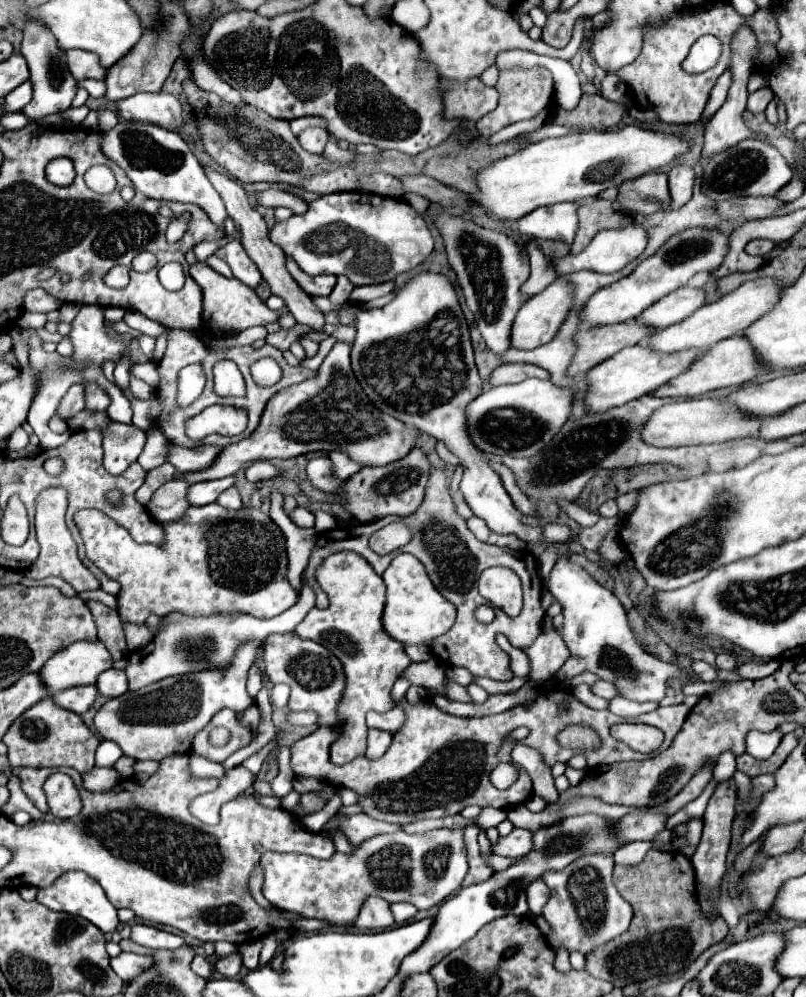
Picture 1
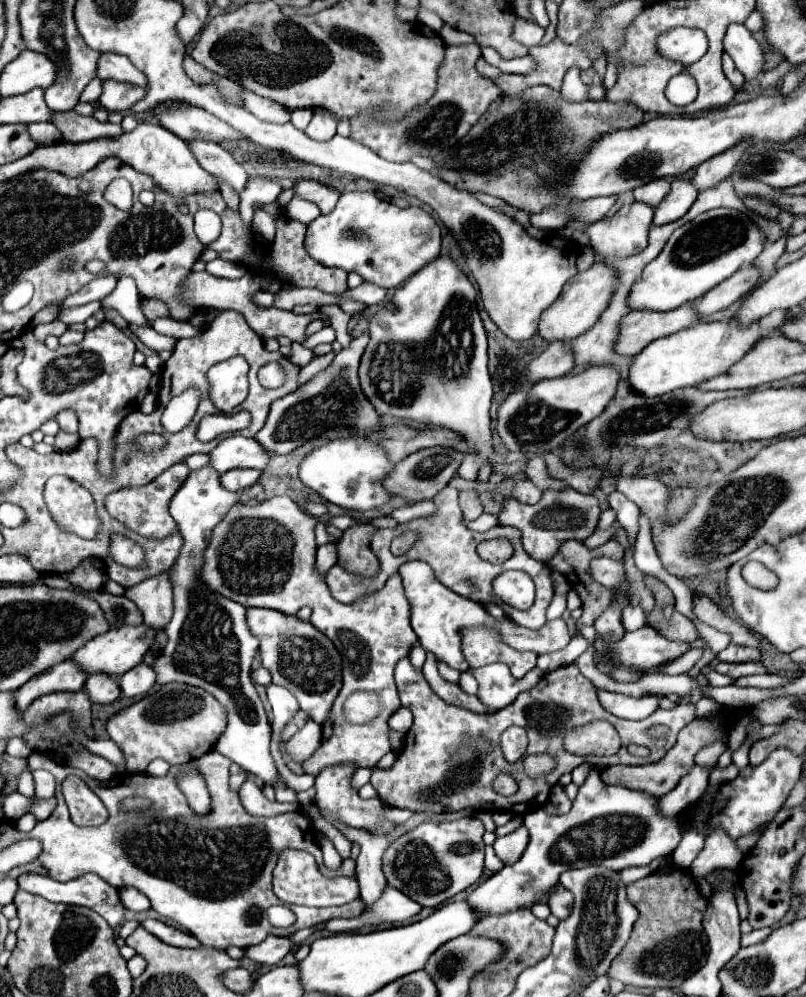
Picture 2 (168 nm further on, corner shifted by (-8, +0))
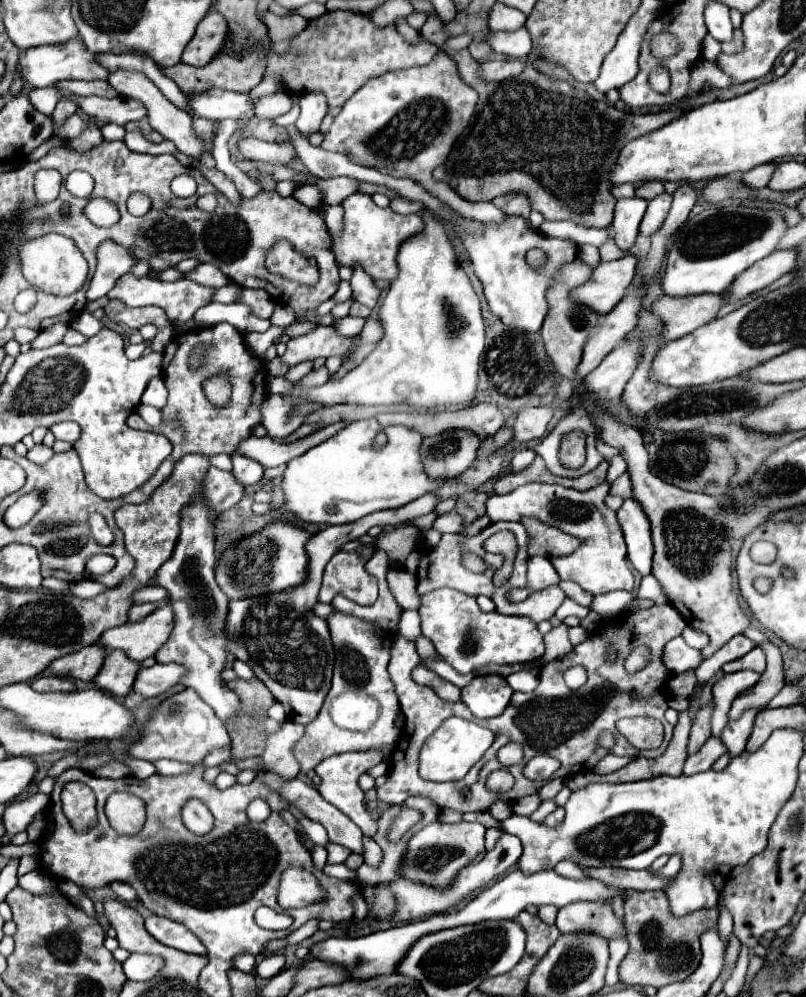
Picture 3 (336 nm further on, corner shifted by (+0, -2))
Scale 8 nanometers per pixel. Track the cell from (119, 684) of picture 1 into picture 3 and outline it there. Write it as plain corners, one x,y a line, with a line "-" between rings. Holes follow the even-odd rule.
155,663
149,669
141,667
133,691
145,697
157,697
171,691
181,681
183,675
185,675
185,667
181,667
179,663
165,663
165,665

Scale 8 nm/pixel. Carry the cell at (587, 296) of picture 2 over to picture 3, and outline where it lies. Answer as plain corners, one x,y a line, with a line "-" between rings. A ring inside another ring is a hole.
625,255
623,259
609,261
609,263
599,263
593,269
591,279
573,289
573,297
589,305
593,311
605,315
609,313
625,295
627,287
631,285
637,269
637,257
635,255

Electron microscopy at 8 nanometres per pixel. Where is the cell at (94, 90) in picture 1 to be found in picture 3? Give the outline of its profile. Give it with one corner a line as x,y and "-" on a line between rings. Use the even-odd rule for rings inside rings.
61,99
61,101
57,103
51,119
53,119
53,123
61,123
61,121
65,121
69,115
73,115
75,111
77,111
77,105
75,105
71,99

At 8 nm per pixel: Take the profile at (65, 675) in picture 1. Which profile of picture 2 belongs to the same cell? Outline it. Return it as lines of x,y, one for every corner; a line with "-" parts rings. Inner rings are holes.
123,625
119,629
109,629
107,633
101,633
97,637
93,637
91,641
87,641
85,647
77,649
77,655
73,655
71,661
87,675
105,673
105,675
119,677
121,673
127,673
131,667
135,667
143,661
143,655
149,651
153,637
155,637
155,631
149,629
147,625
139,625
139,627

